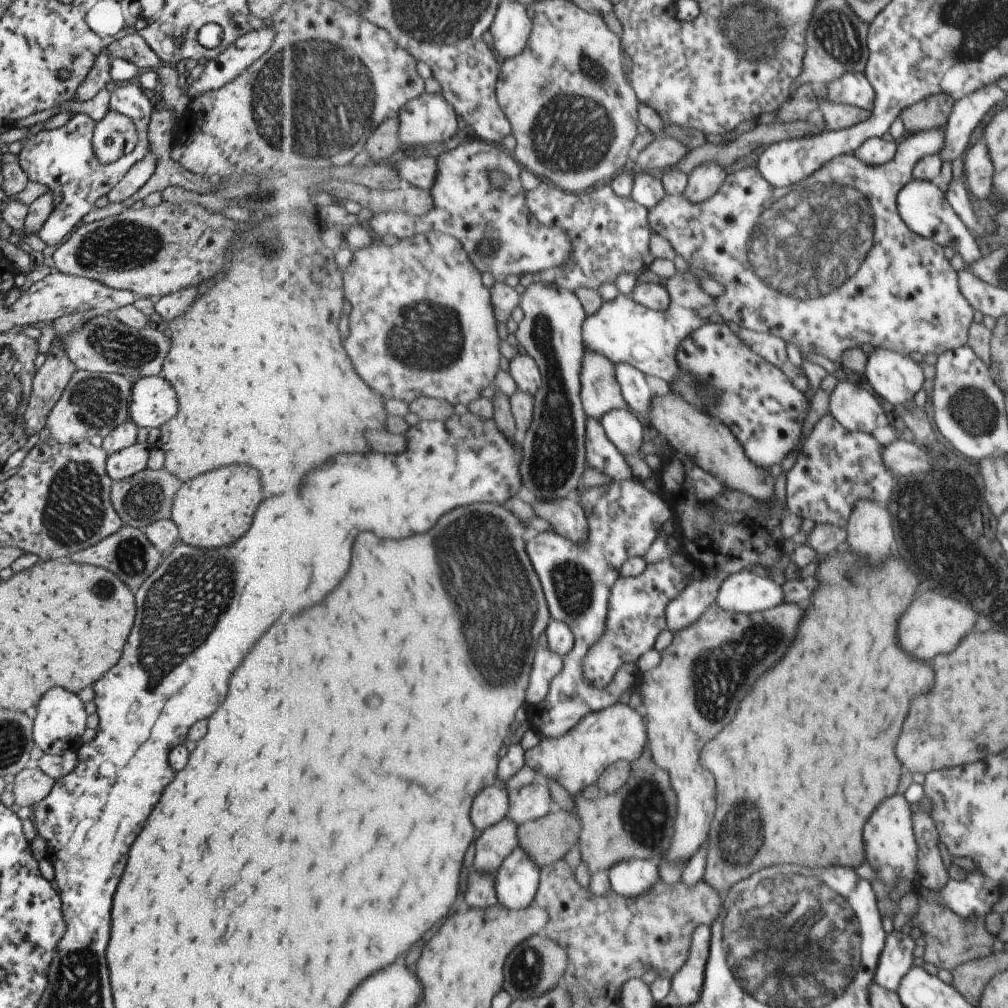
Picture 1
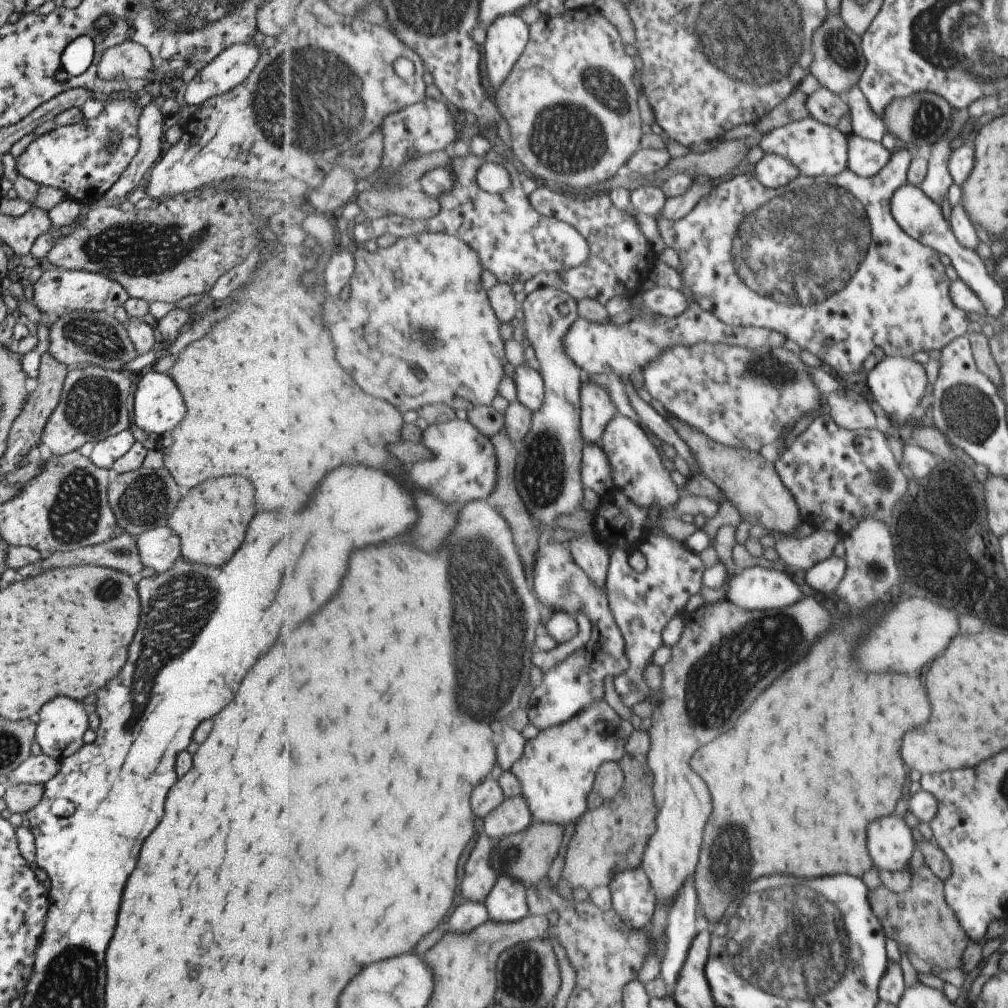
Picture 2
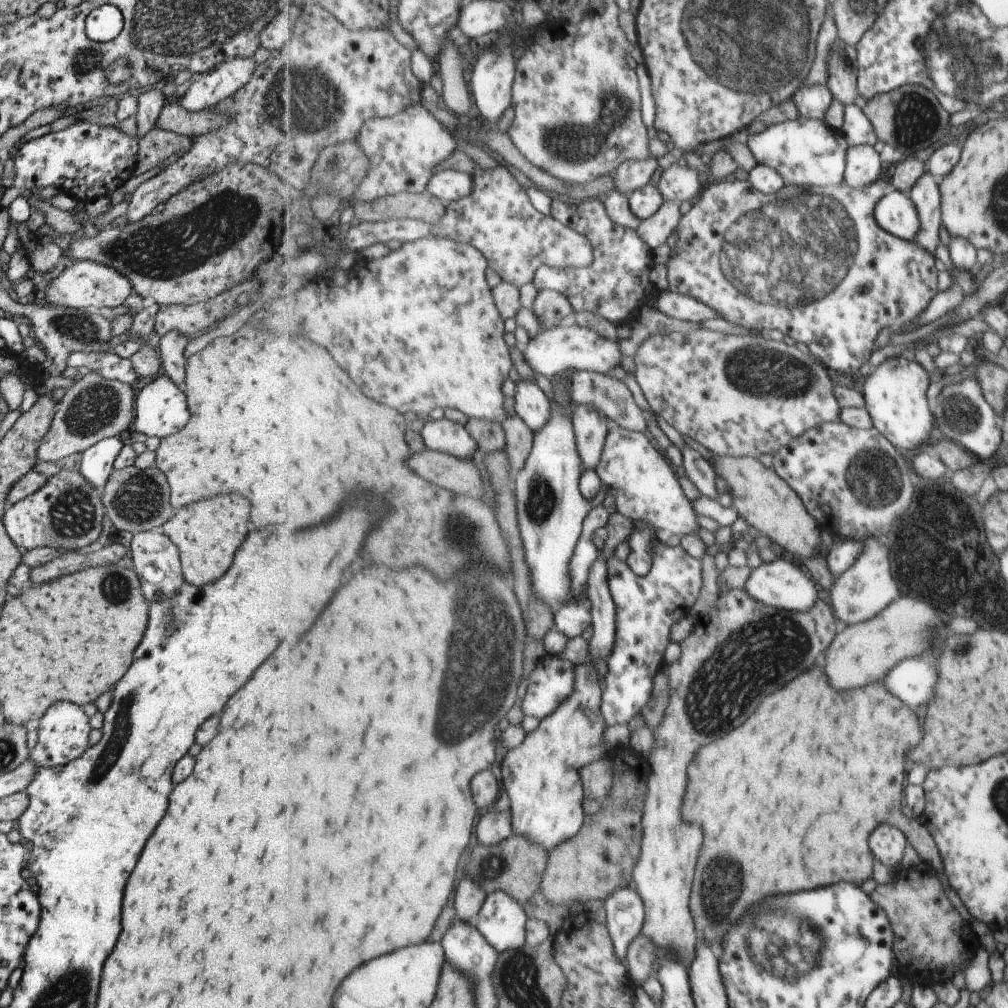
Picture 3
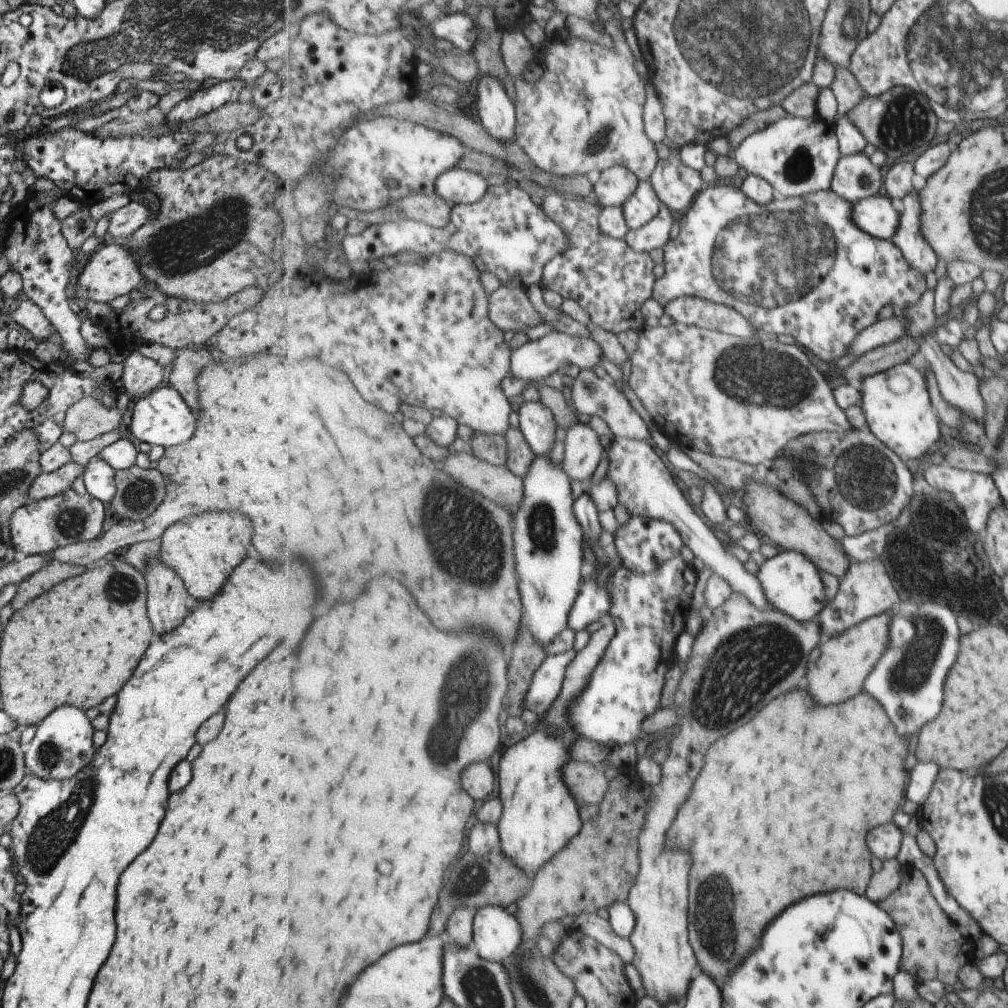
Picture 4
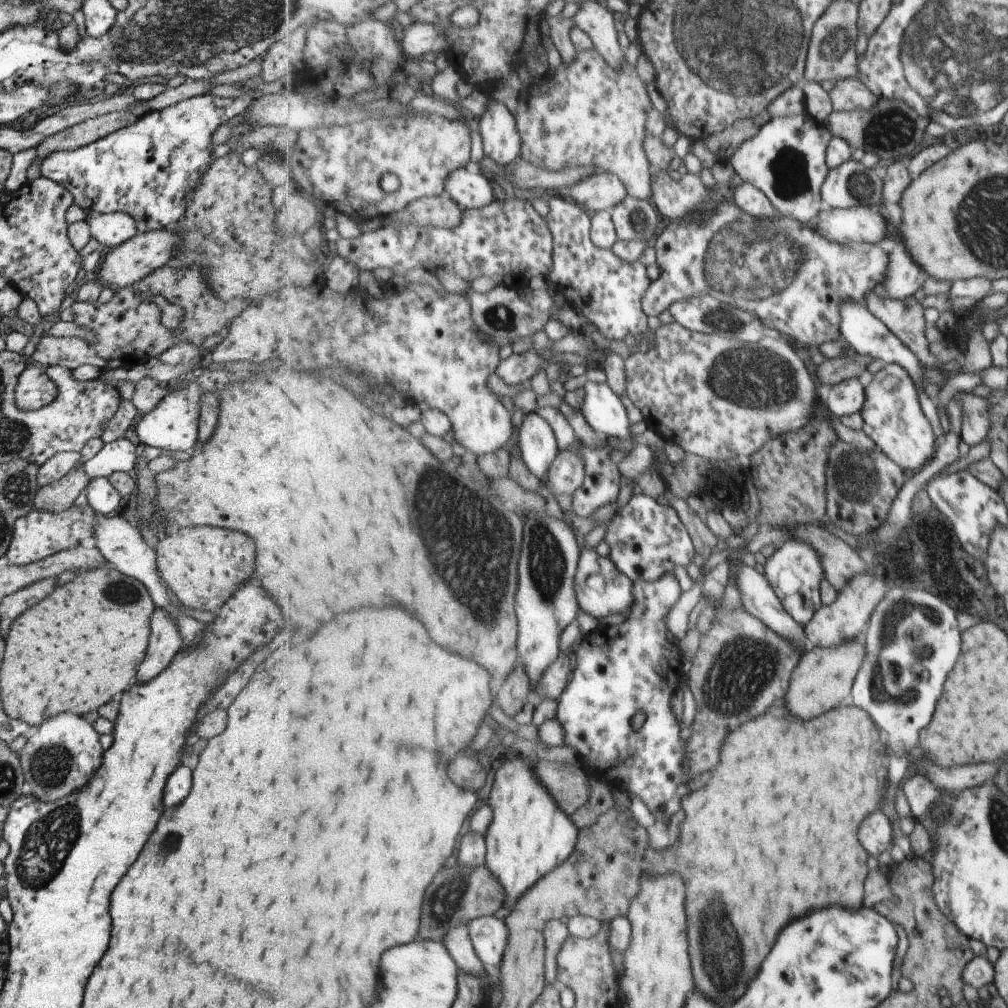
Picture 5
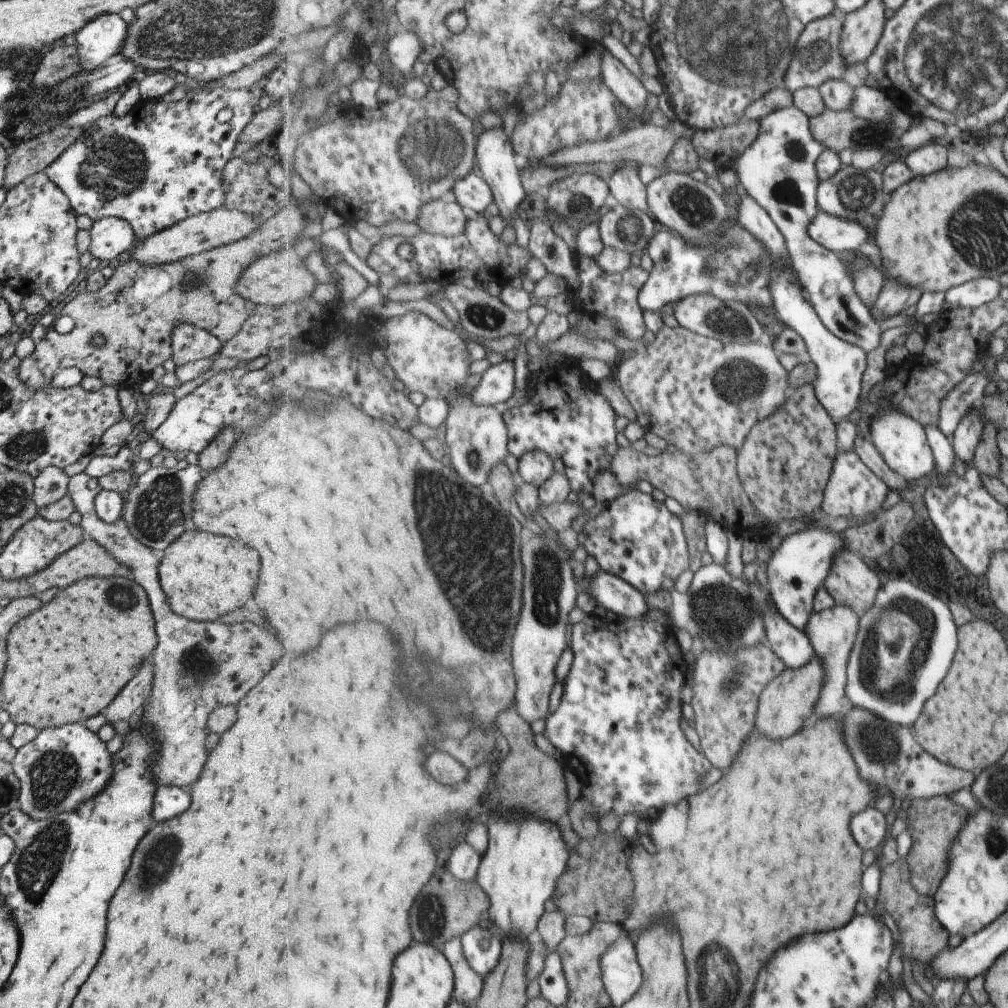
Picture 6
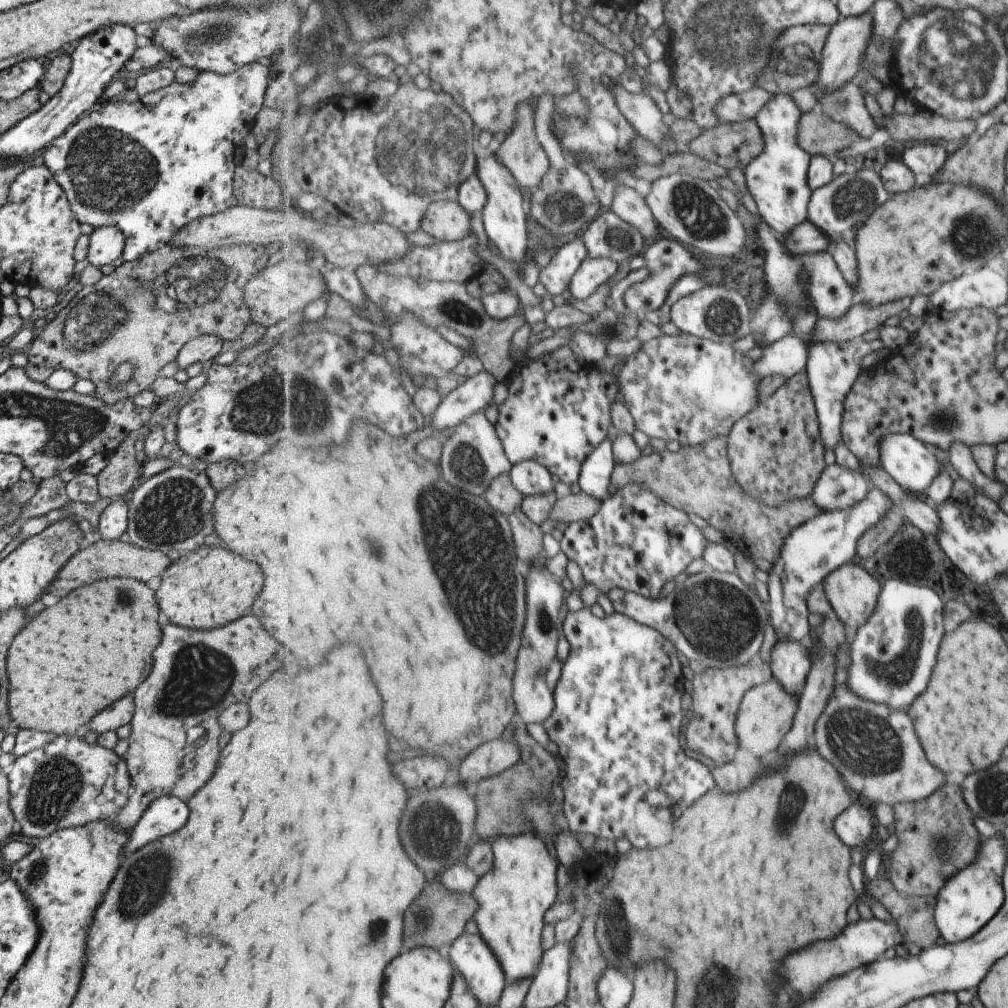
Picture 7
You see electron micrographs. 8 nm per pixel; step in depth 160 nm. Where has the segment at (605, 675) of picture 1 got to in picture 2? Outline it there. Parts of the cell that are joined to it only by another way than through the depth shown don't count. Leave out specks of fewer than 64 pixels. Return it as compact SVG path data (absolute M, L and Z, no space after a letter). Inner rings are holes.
M652 533L645 534L639 549L646 556L648 562L646 571L640 573L635 570L630 565L630 554L625 549L617 546L611 549L608 581L606 582L610 607L625 637L626 653L630 660L629 668L625 672L612 675L612 683L622 703L629 708L645 698L645 694L649 690L647 682L645 682L645 676L643 676L645 666L651 663L651 656L655 654L655 650L661 648L663 631L667 628L667 625L674 620L675 615L684 614L682 611L687 606L687 602L691 600L692 593L699 594L701 592L703 574L705 574L707 566L706 560L699 557L698 553L692 552L682 542L676 541L669 536L658 536Z

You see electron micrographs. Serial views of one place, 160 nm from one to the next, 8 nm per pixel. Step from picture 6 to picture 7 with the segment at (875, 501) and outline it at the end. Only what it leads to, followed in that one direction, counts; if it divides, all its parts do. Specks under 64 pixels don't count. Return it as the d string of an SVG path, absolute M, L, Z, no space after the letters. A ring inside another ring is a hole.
M836 460L827 466L812 497L823 511L845 510L862 503L872 491L863 471L841 466Z

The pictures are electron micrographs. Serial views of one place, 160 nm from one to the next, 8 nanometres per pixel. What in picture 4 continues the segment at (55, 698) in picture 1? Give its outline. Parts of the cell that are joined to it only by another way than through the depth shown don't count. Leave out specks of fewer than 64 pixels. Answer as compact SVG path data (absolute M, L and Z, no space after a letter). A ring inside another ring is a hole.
M73 706L54 708L39 724L33 738L24 747L26 771L43 780L63 780L88 766L95 748L92 743L94 728L84 711Z

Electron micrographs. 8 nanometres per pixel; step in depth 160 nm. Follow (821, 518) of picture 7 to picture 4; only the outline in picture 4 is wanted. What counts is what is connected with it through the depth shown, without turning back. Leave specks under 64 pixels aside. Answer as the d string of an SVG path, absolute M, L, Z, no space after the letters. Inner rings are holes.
M782 550L781 553L765 560L757 576L770 604L798 621L813 620L819 616L829 601L818 566L811 558L797 551Z

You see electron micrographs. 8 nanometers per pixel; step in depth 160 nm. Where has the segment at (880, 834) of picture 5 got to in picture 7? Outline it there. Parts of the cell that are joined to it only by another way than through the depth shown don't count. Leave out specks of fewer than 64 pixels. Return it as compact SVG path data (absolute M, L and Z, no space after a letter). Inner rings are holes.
M855 802L843 814L839 815L835 828L837 834L847 842L847 846L865 848L867 842L874 838L875 824L873 824L873 808L863 808Z

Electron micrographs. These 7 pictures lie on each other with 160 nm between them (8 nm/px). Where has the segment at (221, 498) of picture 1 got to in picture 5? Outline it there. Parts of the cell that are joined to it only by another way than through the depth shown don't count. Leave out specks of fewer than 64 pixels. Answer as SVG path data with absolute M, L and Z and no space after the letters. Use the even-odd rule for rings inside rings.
M193 526L173 528L159 537L155 551L156 570L160 579L185 607L211 610L211 606L221 606L237 584L245 582L253 570L253 542L247 534L212 526Z

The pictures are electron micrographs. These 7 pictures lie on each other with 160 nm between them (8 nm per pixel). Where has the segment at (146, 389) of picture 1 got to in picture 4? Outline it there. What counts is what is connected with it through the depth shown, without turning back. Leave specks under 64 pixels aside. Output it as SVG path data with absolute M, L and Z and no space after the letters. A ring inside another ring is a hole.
M169 386L154 388L149 394L135 400L129 422L129 432L132 436L147 442L147 444L168 447L183 444L192 435L196 425L193 412L181 398L178 390Z

